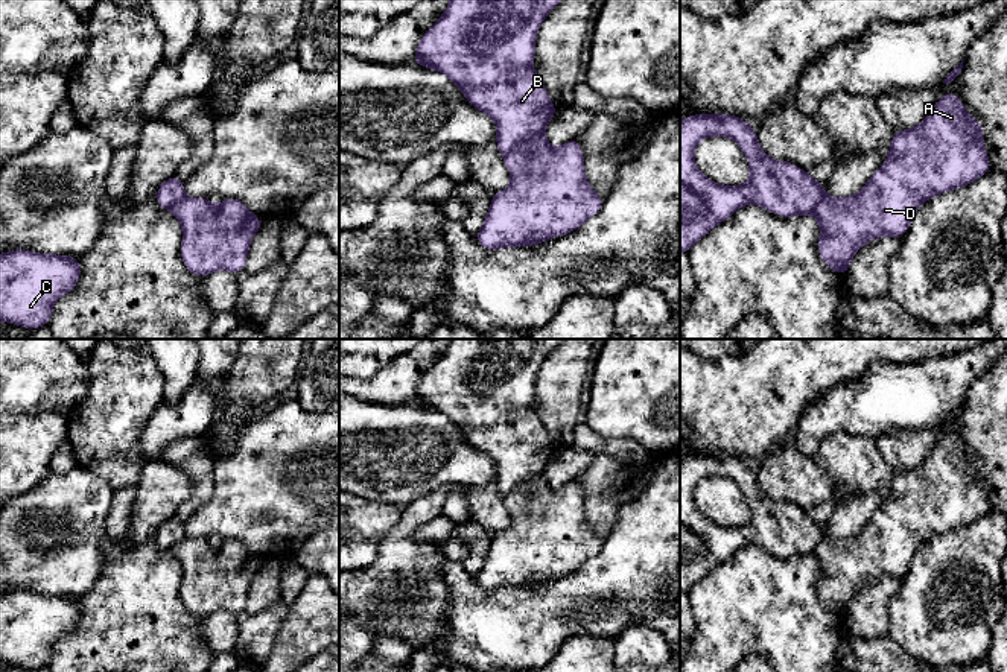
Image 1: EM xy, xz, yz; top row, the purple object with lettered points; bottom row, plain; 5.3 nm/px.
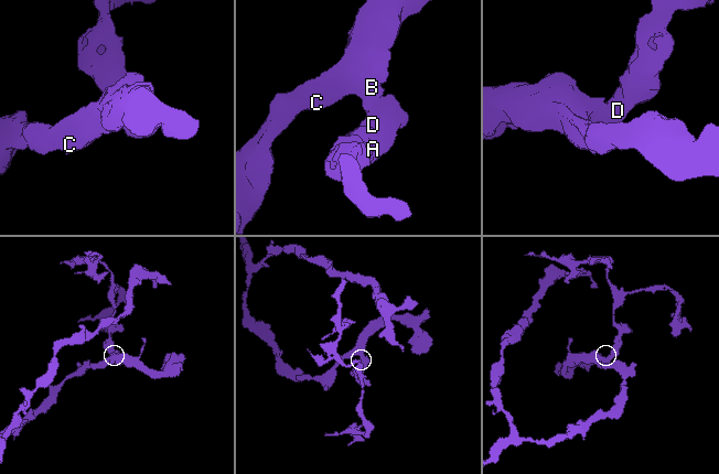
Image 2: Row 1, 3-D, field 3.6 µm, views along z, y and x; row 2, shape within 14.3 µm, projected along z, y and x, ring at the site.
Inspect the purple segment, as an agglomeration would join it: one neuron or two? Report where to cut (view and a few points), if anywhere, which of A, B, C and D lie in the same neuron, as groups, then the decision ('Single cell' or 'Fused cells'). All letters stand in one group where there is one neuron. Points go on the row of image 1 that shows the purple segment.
Split along xz (542, 131), (517, 145), (504, 158). Groups: A D / B C. Fused cells

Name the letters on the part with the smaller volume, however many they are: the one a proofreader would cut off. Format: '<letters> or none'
A, D

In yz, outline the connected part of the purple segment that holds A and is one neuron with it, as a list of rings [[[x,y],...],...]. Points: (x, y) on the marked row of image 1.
[[[945,93],[923,122],[894,131],[885,163],[853,196],[824,198],[814,210],[818,220],[818,254],[828,268],[846,275],[855,252],[882,236],[901,239],[916,210],[936,195],[964,187],[992,170],[981,123],[967,114],[954,93]]]

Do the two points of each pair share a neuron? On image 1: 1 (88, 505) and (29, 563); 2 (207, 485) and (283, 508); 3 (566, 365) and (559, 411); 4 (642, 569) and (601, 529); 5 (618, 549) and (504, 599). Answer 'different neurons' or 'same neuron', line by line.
1: same neuron
2: different neurons
3: same neuron
4: different neurons
5: same neuron

